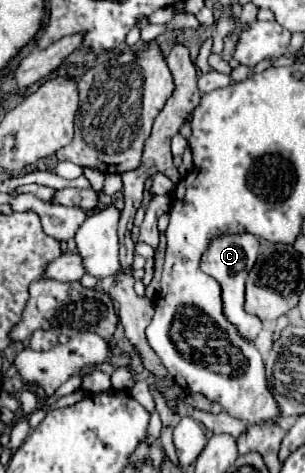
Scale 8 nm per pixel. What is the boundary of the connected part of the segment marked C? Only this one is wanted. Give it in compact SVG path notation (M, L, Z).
M223 233L217 235L215 239L211 239L207 251L201 257L201 269L215 277L221 283L221 297L223 297L223 307L227 313L227 319L239 329L239 333L243 333L243 337L255 341L255 337L261 331L261 321L255 315L249 315L243 309L243 293L245 293L245 279L253 267L253 263L257 261L259 255L259 241L255 235L251 233Z

